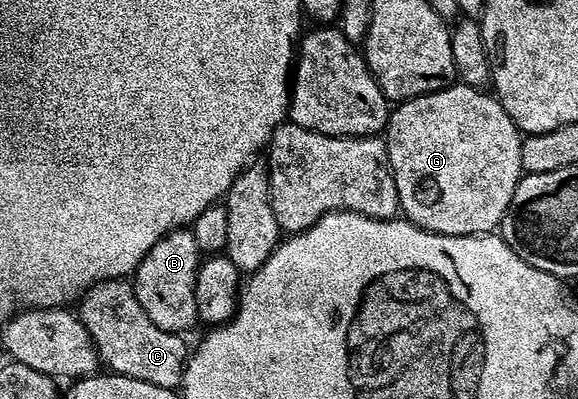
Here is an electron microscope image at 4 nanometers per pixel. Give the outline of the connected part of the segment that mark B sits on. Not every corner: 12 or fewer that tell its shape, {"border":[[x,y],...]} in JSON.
{"border":[[170,230],[133,275],[159,328],[183,334],[199,313],[201,251]]}

